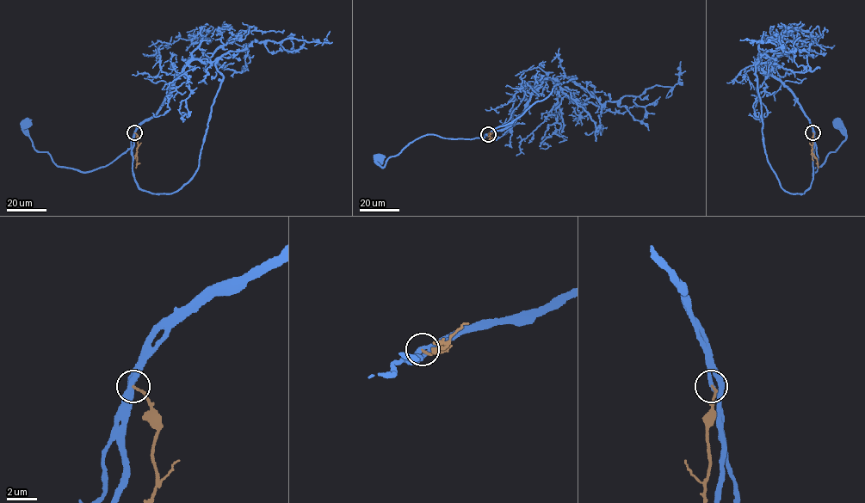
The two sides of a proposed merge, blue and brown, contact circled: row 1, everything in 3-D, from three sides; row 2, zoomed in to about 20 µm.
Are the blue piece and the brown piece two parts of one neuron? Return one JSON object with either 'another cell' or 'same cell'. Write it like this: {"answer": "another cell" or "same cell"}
{"answer": "another cell"}

